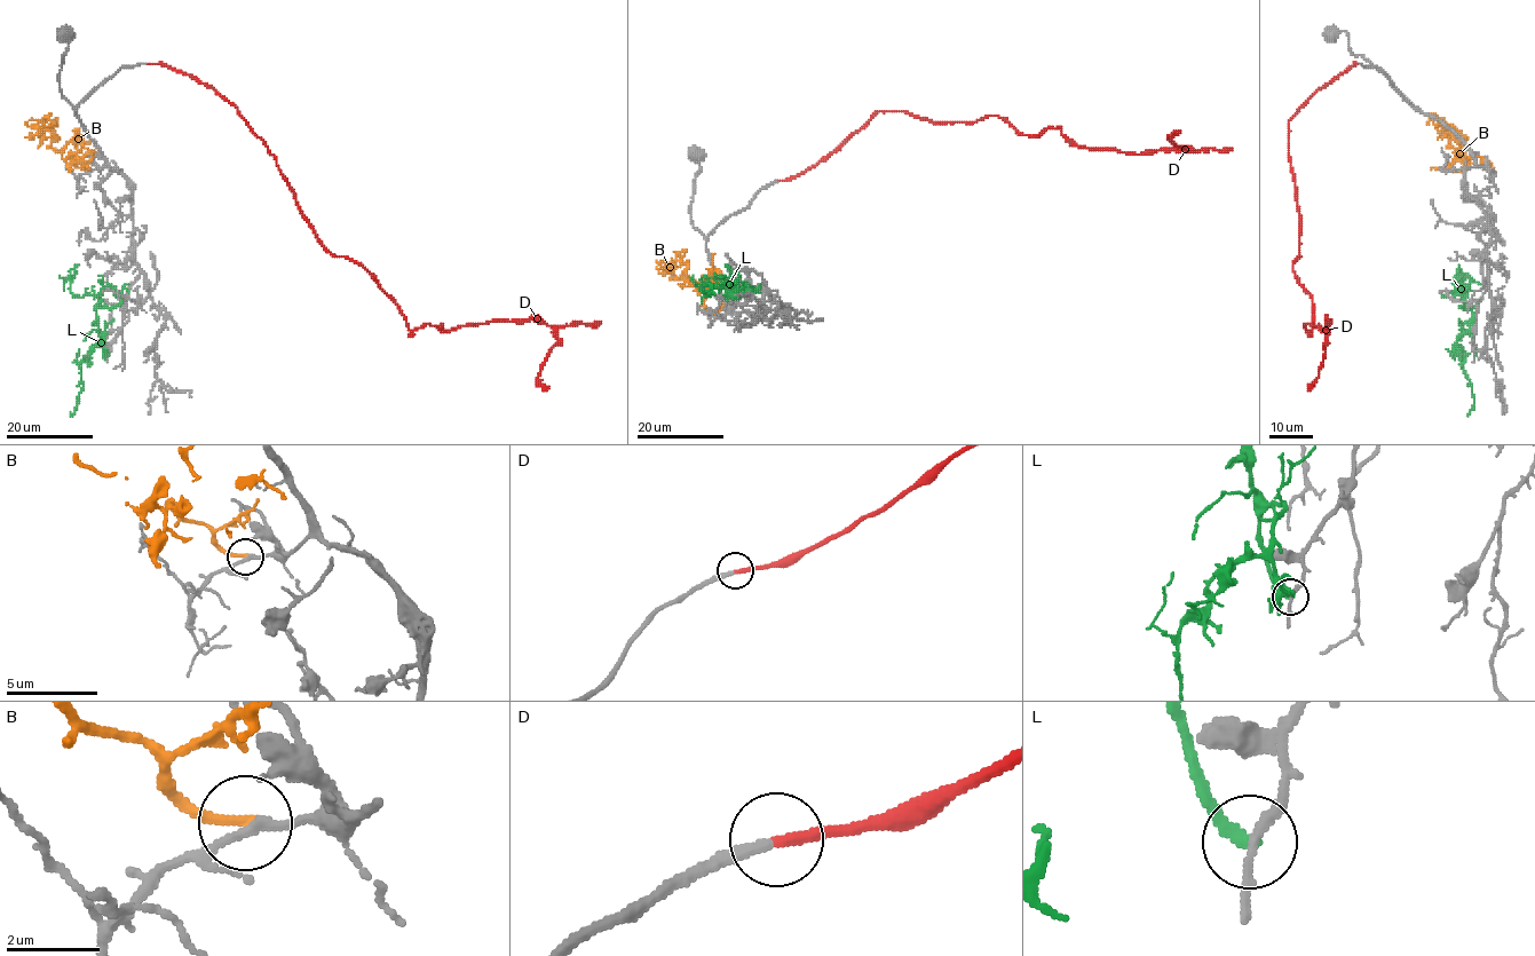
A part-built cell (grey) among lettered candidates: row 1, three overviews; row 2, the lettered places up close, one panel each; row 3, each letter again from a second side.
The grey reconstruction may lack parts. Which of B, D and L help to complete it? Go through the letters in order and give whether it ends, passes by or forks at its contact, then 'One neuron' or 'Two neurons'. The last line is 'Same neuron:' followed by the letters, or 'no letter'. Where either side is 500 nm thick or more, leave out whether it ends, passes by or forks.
B: It ends there. Two neurons
D: It ends there. One neuron
L: It ends there. Two neurons
Same neuron: D

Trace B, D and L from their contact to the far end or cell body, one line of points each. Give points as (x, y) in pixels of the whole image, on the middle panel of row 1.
B: (721, 317), (704, 306), (707, 284), (681, 285), (682, 279), (671, 274), (678, 253), (687, 250)
D: (778, 181), (877, 111), (998, 116), (1020, 134), (1058, 127), (1130, 153), (1188, 149), (1169, 140), (1179, 131)
L: (738, 298), (732, 297), (736, 285), (733, 279), (719, 286), (712, 285), (714, 294), (709, 298), (703, 290)

